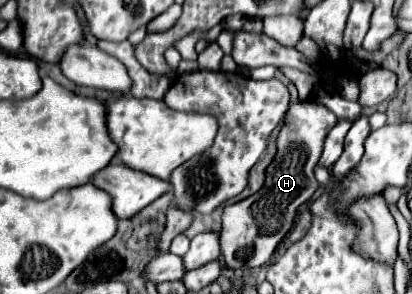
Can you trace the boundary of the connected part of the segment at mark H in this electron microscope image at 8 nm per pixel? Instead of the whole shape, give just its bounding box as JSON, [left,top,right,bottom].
[220,99,336,269]

